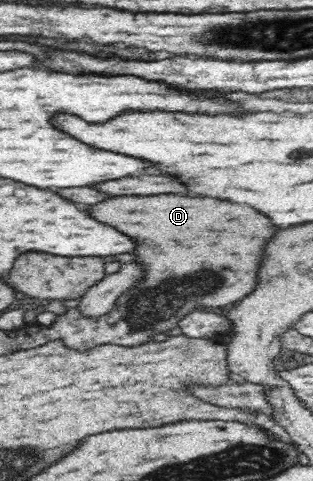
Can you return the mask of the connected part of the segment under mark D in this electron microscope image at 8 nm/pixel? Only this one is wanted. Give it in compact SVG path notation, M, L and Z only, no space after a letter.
M178 194L118 196L112 200L104 200L102 204L94 204L92 216L98 222L110 224L126 236L132 236L138 242L136 262L146 268L146 280L142 280L132 292L126 292L122 298L118 298L114 310L102 316L86 316L78 307L67 308L66 312L55 314L52 324L44 326L44 342L60 338L68 348L74 350L88 350L100 344L144 344L152 340L150 336L174 328L176 322L194 308L218 308L244 298L256 288L264 246L276 232L276 226L270 222L270 218L254 212L254 208L250 208L248 204L234 204L214 198L190 198Z

